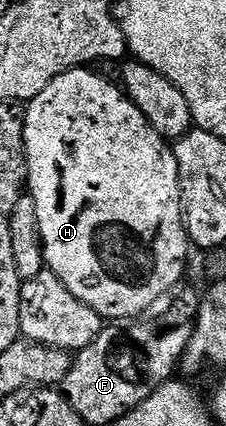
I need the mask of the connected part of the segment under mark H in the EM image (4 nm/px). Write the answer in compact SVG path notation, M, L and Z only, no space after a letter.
M94 69L69 71L56 77L35 99L24 107L22 136L26 150L26 181L32 201L36 201L36 217L42 234L42 248L46 266L64 285L72 297L80 297L84 305L96 309L96 313L106 321L134 321L145 316L146 311L161 295L169 296L183 282L182 274L186 271L186 258L192 252L190 238L186 235L186 222L182 219L182 194L180 193L180 173L174 156L173 146L136 109L117 82L106 79Z

